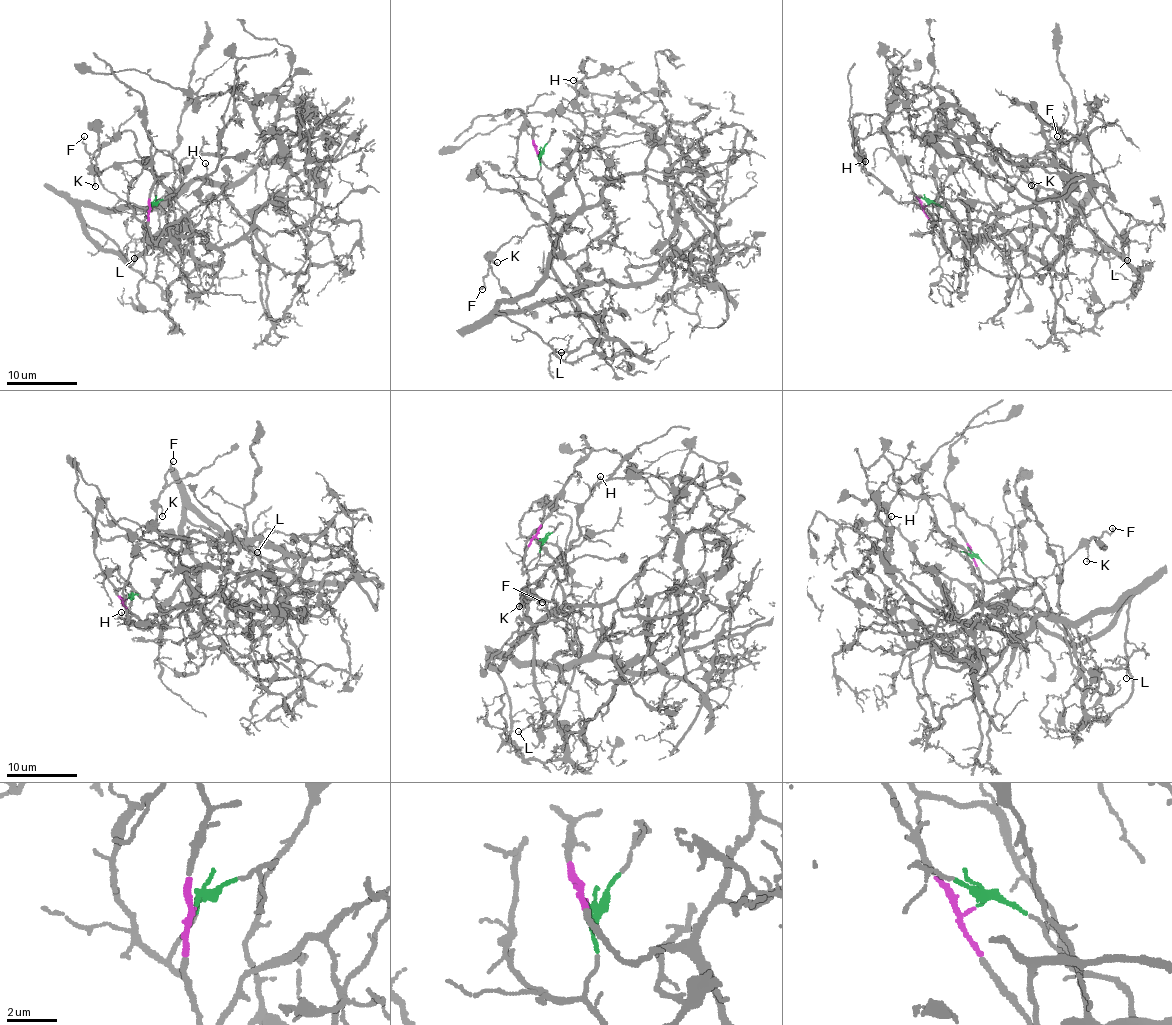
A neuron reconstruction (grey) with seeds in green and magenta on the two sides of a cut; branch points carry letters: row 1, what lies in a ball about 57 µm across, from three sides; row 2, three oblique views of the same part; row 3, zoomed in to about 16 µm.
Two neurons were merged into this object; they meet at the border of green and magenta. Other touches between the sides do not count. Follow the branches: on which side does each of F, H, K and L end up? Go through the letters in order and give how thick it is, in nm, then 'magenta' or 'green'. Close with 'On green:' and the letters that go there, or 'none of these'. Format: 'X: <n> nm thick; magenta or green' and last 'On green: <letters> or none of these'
F: 160 nm thick; magenta
H: 140 nm thick; magenta
K: 120 nm thick; magenta
L: 100 nm thick; green
On green: L

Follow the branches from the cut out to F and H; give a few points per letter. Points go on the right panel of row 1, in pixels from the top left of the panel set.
F: (927, 206), (925, 215), (943, 239), (947, 220), (995, 224), (998, 208), (1008, 200), (1029, 166), (1058, 135)
H: (927, 206), (925, 215), (943, 239), (941, 222), (915, 203), (901, 203), (866, 170), (865, 161)

